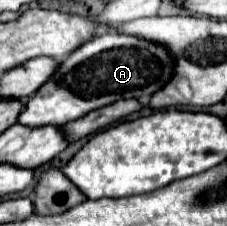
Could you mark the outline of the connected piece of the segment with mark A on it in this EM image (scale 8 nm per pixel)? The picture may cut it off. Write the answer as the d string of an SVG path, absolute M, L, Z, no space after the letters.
M107 32L89 40L83 48L75 50L61 62L55 76L43 84L35 96L27 98L19 124L31 128L45 124L63 126L121 98L135 96L137 100L149 100L149 96L159 92L173 78L173 74L175 58L167 46L131 34Z

